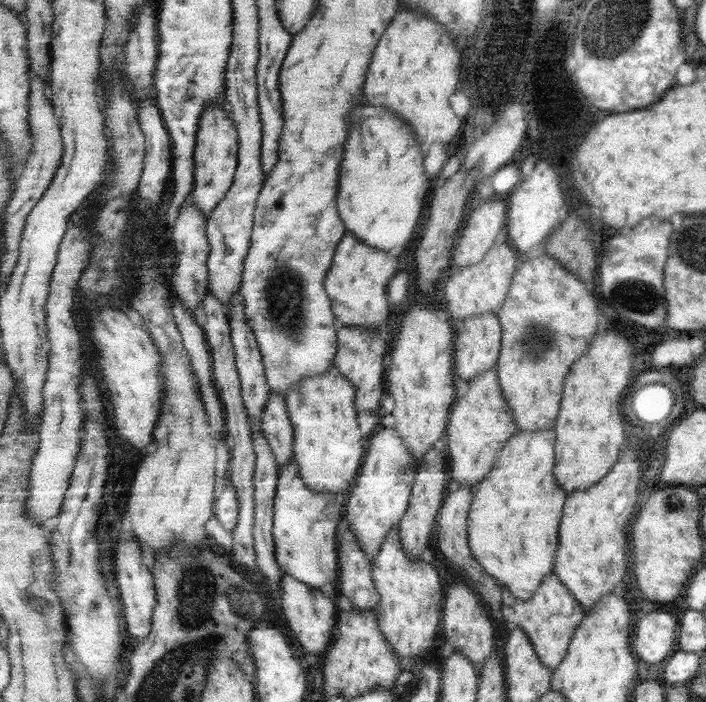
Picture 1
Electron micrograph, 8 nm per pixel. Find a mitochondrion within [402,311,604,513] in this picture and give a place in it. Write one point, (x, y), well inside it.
(536, 340)

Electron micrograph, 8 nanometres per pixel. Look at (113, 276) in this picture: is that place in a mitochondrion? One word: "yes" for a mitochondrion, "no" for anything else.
yes

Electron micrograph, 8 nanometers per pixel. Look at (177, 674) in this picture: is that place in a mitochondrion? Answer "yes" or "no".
yes

